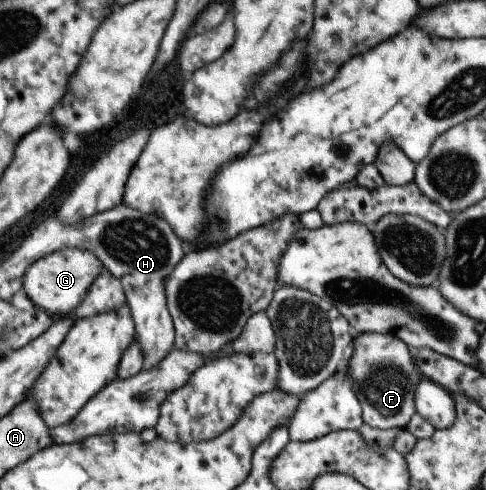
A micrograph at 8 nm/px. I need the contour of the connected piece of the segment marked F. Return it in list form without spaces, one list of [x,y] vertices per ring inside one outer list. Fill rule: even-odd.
[[[361,332],[355,339],[346,353],[345,358],[346,373],[352,380],[352,389],[356,401],[362,411],[363,424],[378,430],[388,430],[391,428],[404,428],[409,418],[414,414],[414,391],[416,385],[423,379],[417,364],[414,362],[412,349],[406,346],[396,337],[379,333]]]

